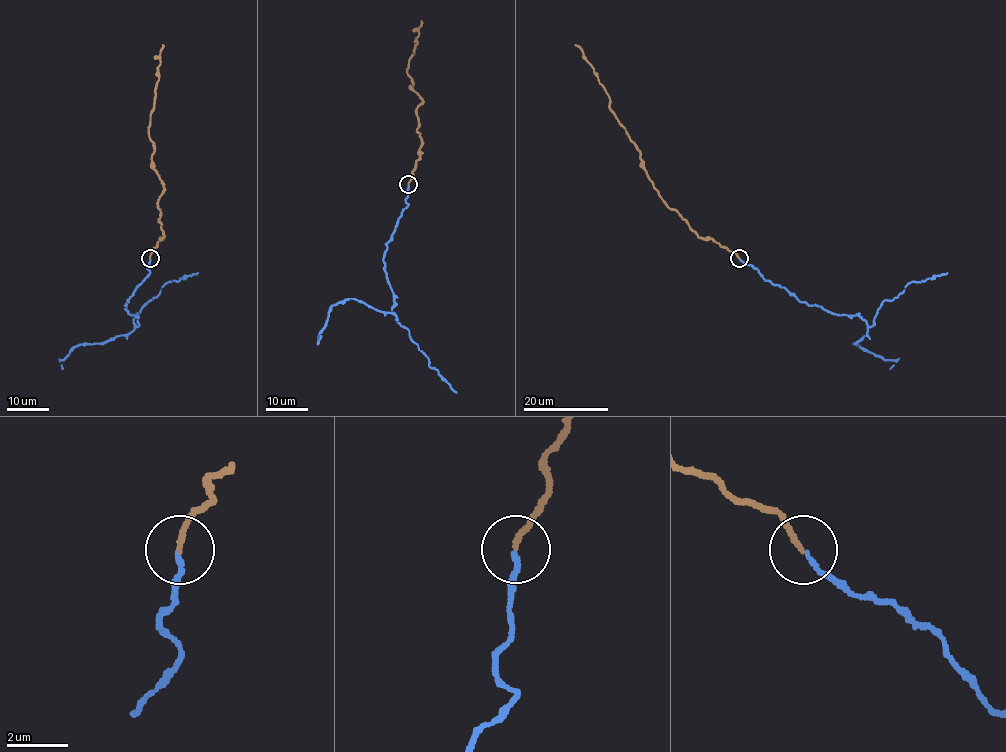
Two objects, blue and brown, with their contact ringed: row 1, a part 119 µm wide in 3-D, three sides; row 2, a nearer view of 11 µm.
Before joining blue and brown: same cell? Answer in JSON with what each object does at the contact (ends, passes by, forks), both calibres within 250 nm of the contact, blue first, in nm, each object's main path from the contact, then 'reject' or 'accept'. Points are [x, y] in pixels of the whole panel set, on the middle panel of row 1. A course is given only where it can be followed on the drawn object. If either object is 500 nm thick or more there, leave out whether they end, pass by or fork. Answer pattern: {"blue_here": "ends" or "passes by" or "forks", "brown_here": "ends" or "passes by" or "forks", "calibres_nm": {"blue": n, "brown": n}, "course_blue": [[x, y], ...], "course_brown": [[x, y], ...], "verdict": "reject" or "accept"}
{"blue_here": "ends", "brown_here": "ends", "calibres_nm": {"blue": 160, "brown": 180}, "course_blue": [[408, 184], [408, 204], [402, 211], [383, 260], [393, 293], [392, 311], [428, 358], [429, 365], [457, 393]], "course_brown": [[408, 184], [422, 144], [416, 130], [416, 108], [423, 102], [410, 87], [412, 82], [407, 70], [421, 20]], "verdict": "accept"}

